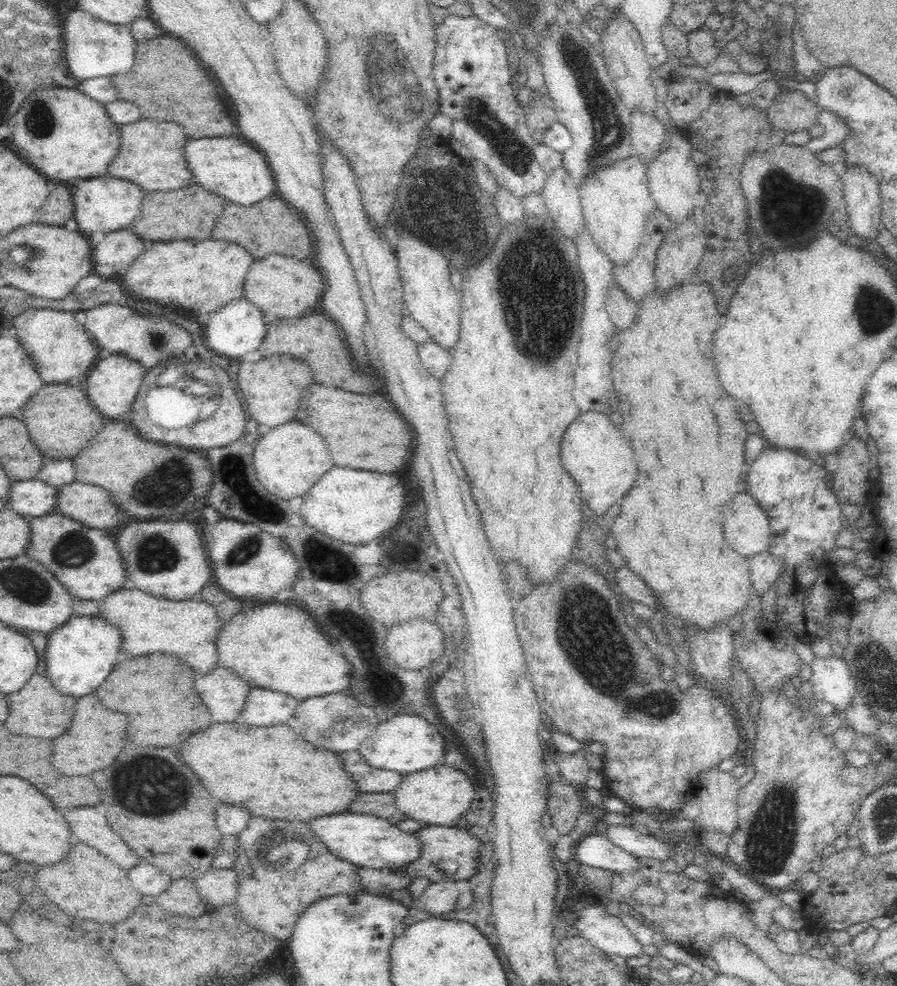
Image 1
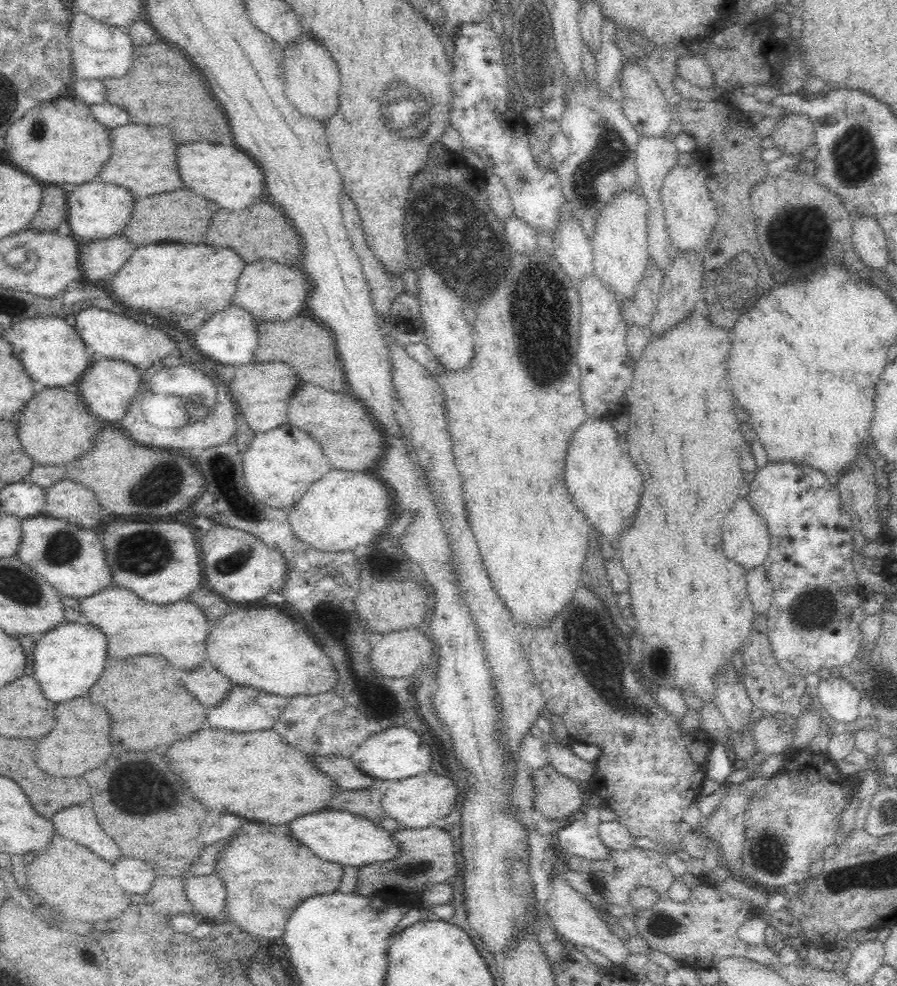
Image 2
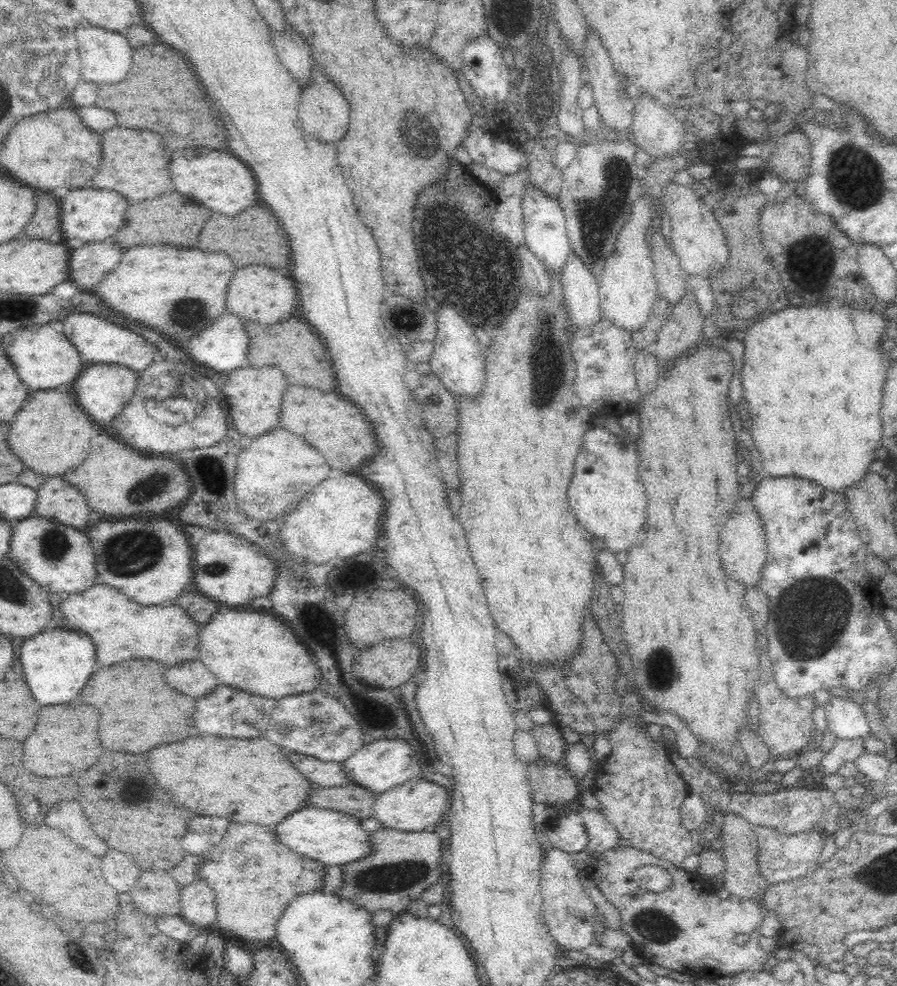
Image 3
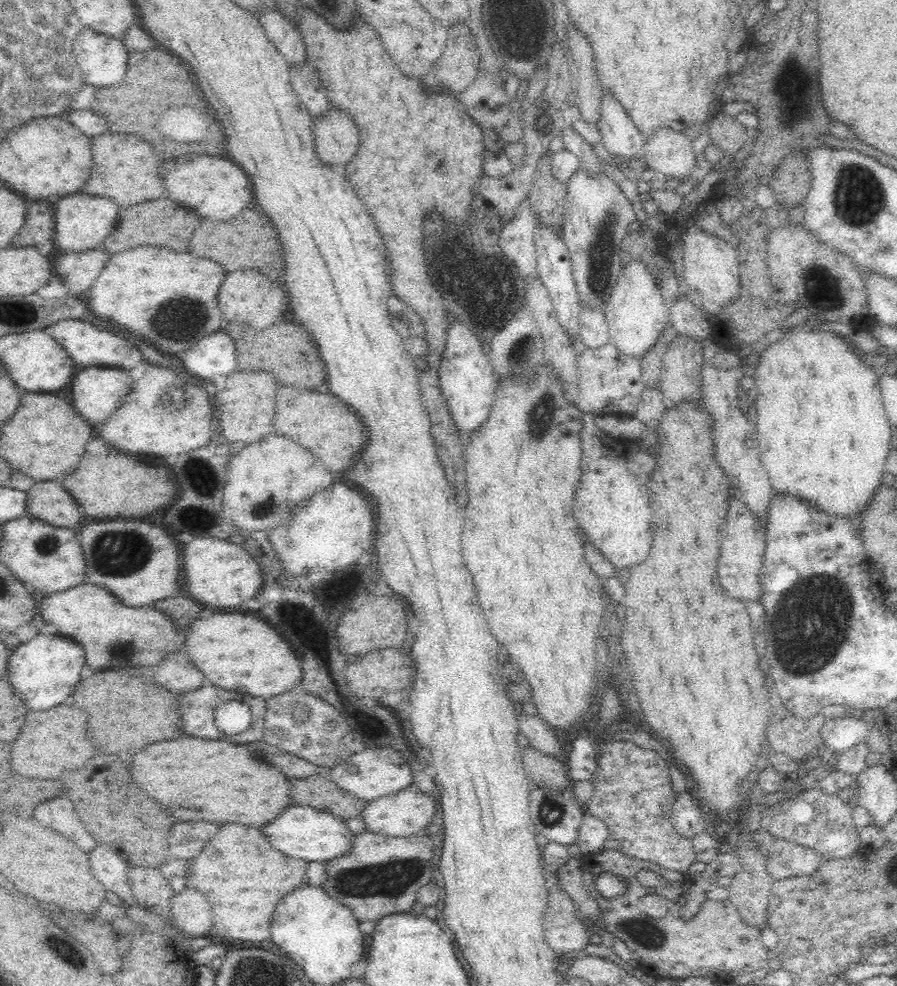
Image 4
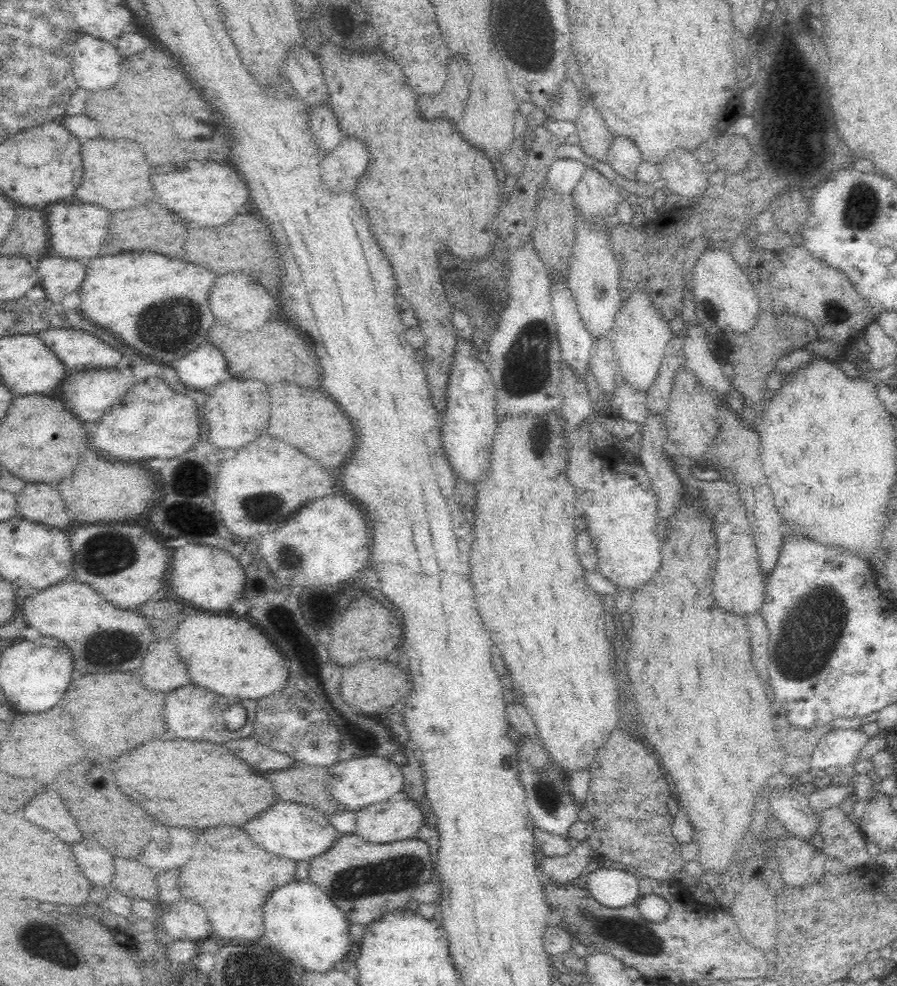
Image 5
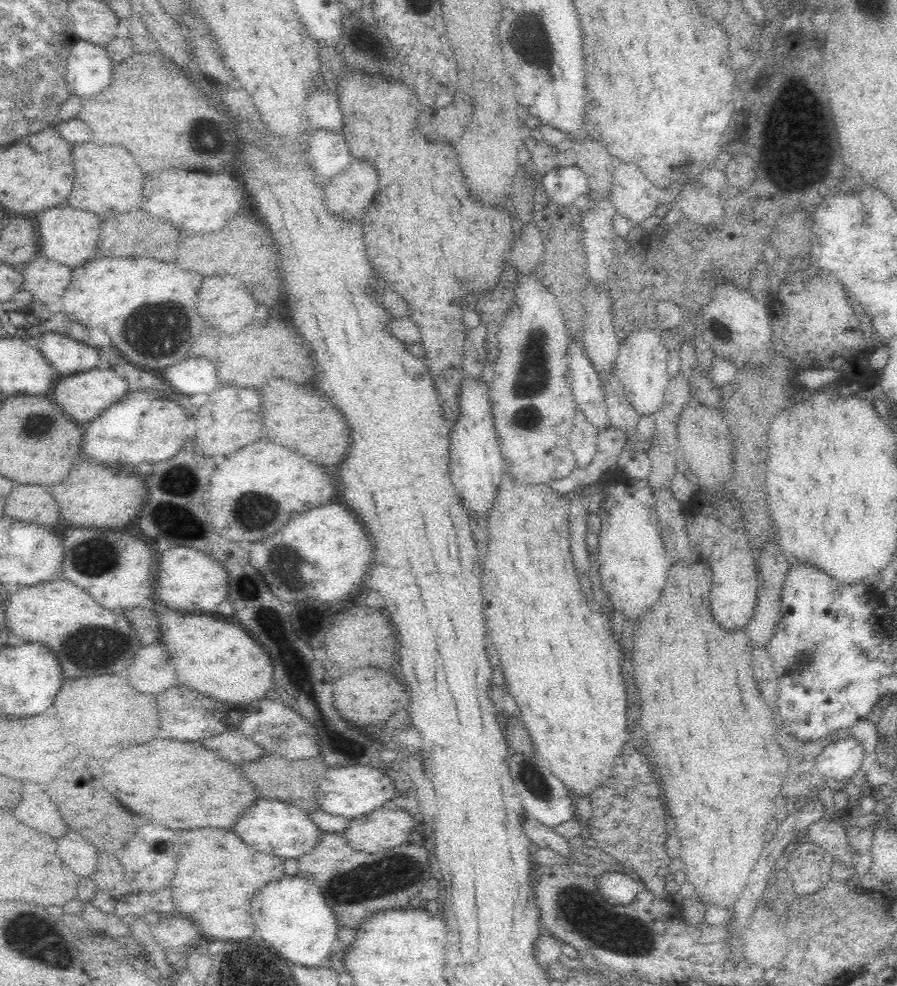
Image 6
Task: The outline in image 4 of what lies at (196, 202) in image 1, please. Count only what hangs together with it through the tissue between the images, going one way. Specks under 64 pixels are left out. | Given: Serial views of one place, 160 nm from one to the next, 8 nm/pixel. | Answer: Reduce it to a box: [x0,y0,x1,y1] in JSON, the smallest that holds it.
[102,198,200,254]

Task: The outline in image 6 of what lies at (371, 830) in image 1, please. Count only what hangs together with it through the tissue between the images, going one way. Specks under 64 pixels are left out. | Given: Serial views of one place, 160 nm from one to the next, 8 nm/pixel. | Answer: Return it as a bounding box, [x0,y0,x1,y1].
[234,800,322,859]

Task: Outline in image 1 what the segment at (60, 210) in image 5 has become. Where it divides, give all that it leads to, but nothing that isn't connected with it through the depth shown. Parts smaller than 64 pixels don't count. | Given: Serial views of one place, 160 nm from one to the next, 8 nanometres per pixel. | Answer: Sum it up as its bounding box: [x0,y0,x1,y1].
[69,175,144,236]

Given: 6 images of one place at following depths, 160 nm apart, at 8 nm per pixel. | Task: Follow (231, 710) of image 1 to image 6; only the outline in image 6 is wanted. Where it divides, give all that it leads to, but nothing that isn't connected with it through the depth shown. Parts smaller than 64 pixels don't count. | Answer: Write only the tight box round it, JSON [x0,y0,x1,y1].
[126,644,178,694]

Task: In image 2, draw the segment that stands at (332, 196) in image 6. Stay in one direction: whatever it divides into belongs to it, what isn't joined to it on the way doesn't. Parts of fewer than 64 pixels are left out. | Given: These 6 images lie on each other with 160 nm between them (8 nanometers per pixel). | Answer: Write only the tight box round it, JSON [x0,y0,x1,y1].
[284,35,340,122]

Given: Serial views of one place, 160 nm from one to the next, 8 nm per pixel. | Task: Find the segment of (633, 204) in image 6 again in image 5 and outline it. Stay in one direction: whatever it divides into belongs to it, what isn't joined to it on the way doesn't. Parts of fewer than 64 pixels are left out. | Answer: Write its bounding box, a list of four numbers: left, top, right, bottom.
[606,138,643,183]

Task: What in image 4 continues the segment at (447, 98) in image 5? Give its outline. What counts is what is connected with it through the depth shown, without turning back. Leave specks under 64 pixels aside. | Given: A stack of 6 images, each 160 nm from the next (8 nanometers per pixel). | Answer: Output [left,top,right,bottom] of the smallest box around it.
[421,23,479,99]

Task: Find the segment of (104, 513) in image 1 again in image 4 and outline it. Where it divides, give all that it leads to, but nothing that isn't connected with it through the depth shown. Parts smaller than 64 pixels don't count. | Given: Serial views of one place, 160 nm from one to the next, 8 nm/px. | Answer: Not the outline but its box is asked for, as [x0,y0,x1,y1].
[26,482,82,529]

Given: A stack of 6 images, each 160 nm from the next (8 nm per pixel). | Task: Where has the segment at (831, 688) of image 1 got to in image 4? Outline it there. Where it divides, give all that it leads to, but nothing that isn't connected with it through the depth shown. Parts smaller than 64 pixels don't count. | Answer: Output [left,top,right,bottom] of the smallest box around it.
[821,717,869,756]

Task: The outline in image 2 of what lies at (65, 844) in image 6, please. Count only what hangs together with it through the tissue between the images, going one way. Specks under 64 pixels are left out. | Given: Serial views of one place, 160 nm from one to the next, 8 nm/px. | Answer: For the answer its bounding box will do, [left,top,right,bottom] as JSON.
[113,855,157,895]

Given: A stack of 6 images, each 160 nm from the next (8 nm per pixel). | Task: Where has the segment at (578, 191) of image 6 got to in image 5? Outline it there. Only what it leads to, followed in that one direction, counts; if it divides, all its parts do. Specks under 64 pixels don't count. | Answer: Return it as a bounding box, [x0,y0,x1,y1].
[545,158,588,195]

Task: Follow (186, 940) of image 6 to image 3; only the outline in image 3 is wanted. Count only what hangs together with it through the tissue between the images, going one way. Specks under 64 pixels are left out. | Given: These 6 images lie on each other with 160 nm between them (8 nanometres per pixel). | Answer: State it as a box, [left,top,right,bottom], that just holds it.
[180,880,216,930]

